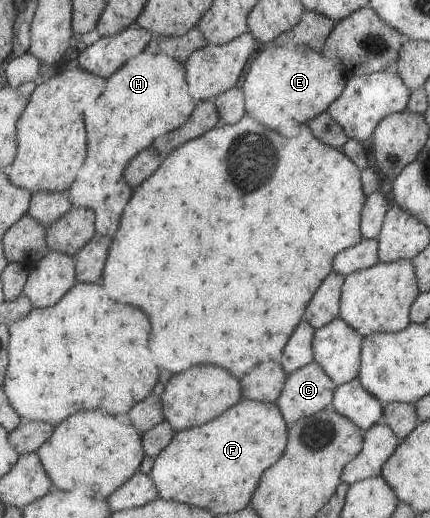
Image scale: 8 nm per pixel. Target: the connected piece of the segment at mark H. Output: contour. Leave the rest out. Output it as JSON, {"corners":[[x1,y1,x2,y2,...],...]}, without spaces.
{"corners":[[143,50,131,57,109,77,101,77,101,93,90,109,85,109,86,157,79,173,69,187,69,202,72,207,91,209,94,214,94,231,113,238,120,227,121,213,131,198,133,189,123,178,123,167,129,159,152,145,157,137,177,129,189,119,196,102,189,95,184,65,162,54]]}

